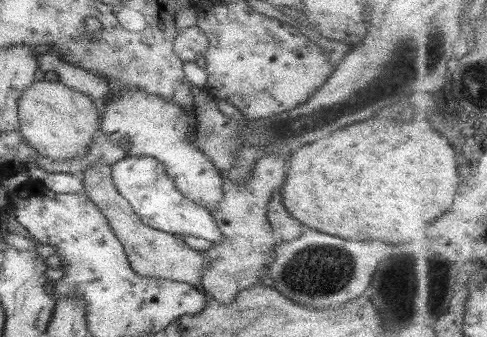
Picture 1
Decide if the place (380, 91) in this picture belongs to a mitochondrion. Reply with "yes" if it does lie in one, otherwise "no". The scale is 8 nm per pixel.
no

